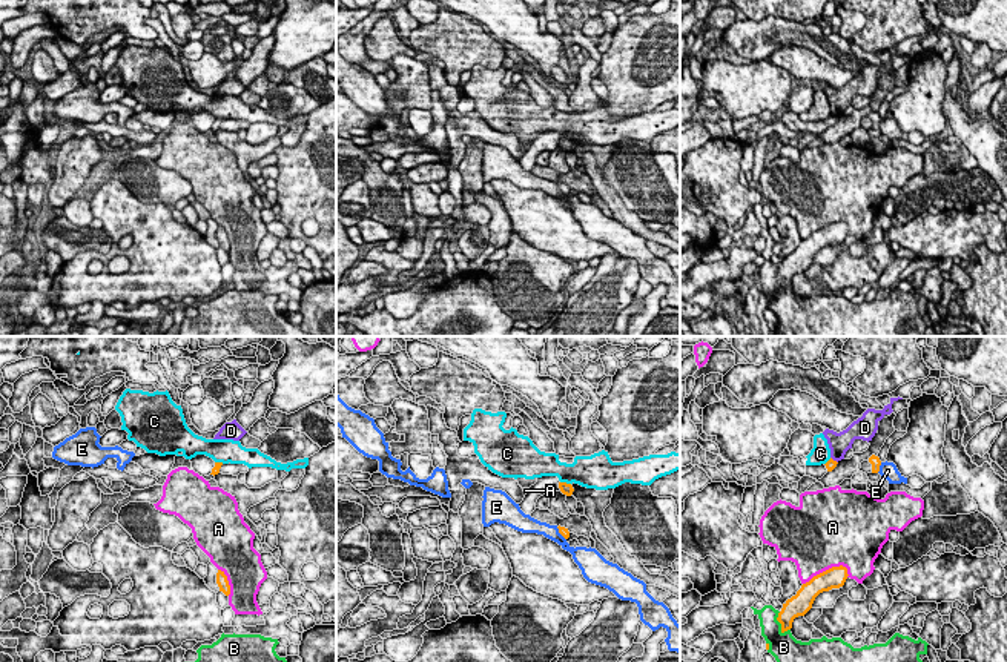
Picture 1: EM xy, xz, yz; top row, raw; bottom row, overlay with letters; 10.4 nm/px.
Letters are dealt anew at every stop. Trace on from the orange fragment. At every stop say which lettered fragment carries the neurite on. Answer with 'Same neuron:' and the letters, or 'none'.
Same neuron: none

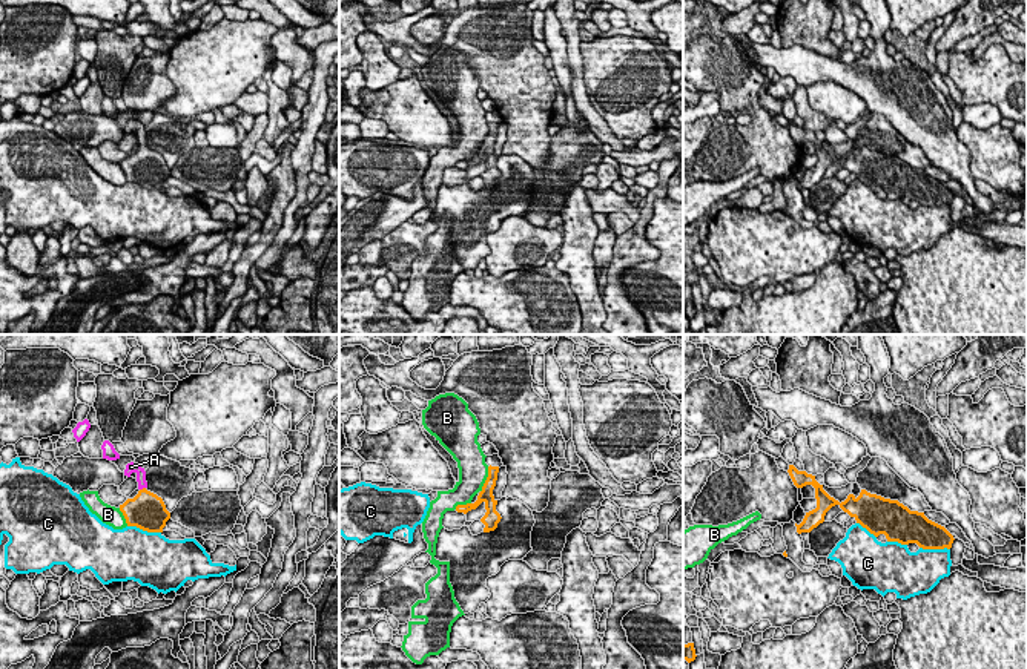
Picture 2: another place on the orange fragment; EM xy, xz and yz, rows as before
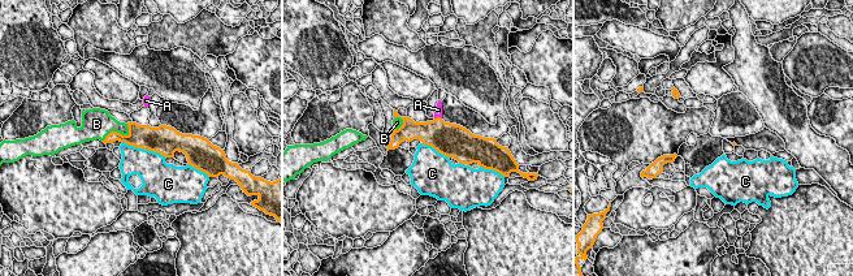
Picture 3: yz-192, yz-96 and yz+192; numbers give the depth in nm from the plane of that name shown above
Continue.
Same neuron: A

